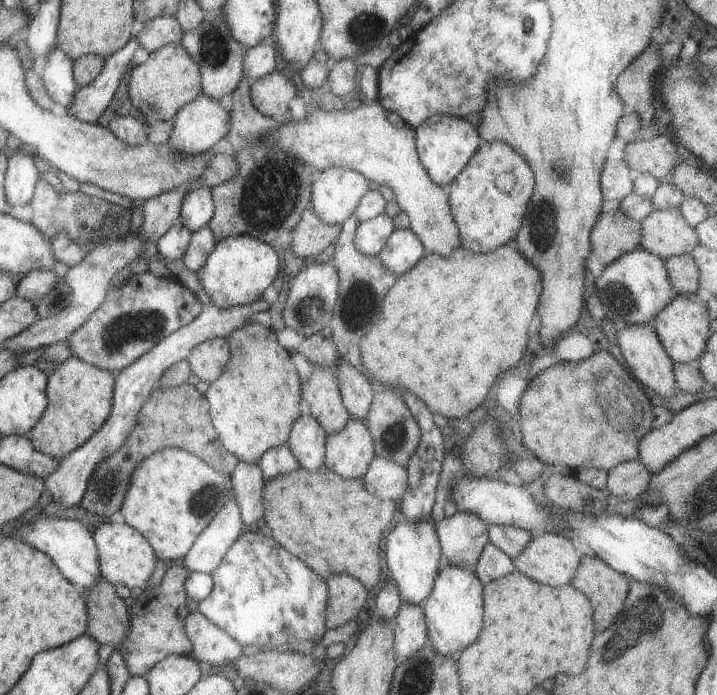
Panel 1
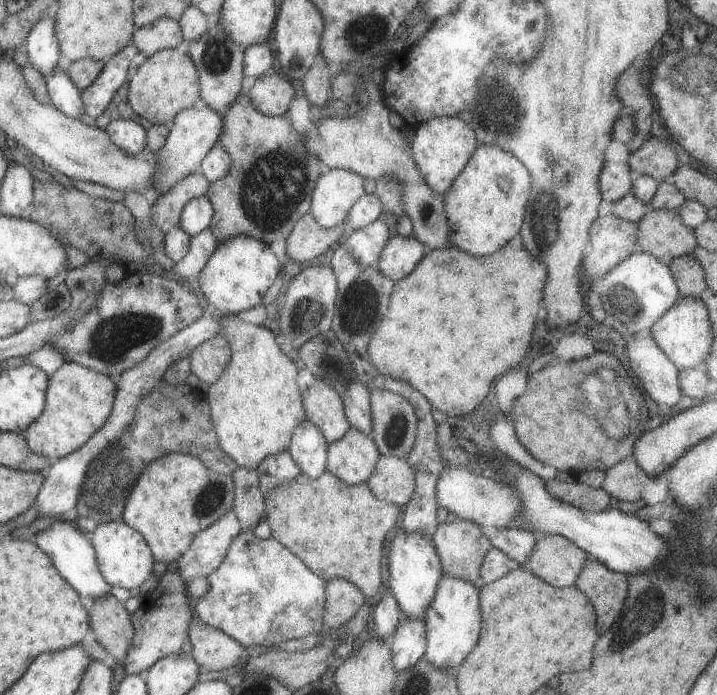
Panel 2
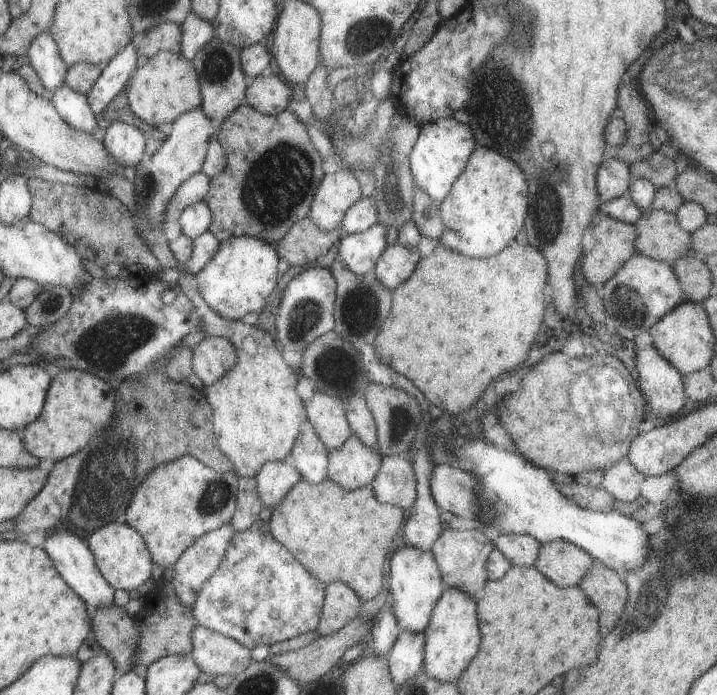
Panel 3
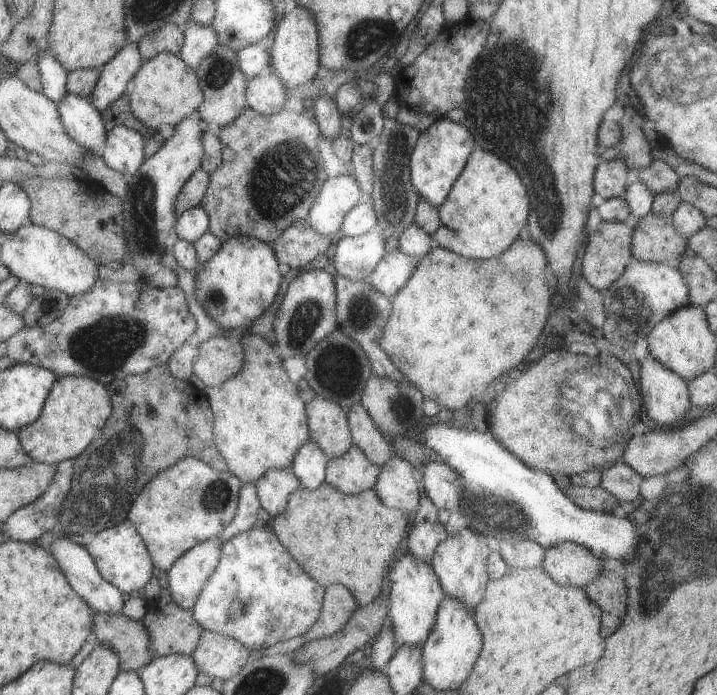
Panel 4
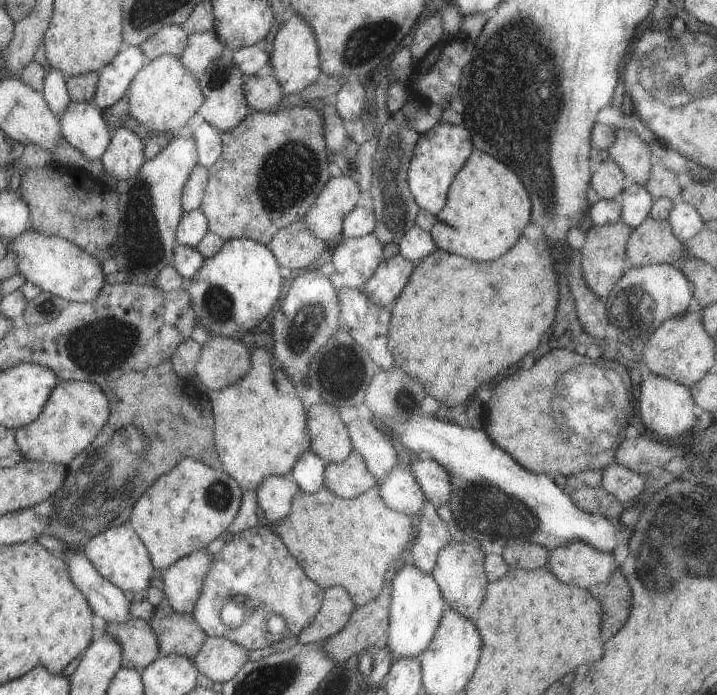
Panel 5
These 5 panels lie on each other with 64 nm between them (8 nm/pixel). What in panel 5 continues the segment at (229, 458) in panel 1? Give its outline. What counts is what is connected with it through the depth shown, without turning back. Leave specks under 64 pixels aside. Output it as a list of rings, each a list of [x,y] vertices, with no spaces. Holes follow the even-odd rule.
[[[165,360],[153,368],[141,372],[127,372],[113,382],[105,382],[101,392],[109,402],[109,418],[95,434],[91,444],[77,454],[67,466],[67,478],[63,486],[51,496],[53,514],[47,518],[45,532],[47,536],[57,538],[65,548],[77,550],[87,540],[105,532],[109,528],[117,528],[129,520],[133,504],[139,496],[165,472],[169,472],[179,460],[195,458],[205,466],[215,470],[221,468],[217,450],[215,450],[215,418],[211,410],[211,402],[205,394],[195,388],[195,382],[189,378],[181,378],[173,372],[171,360]]]

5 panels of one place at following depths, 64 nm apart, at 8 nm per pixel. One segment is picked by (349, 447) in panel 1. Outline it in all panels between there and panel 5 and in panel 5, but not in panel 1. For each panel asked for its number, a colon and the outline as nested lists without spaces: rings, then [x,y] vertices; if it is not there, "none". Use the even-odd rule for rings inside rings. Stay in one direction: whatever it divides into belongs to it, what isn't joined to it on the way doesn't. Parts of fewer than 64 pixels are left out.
2: [[[349,428],[339,442],[327,446],[327,472],[347,486],[359,486],[371,478],[379,458],[375,442]]]
3: [[[351,436],[341,450],[329,452],[327,478],[343,490],[351,492],[363,486],[371,486],[371,482],[377,478],[379,466],[381,456]]]
4: [[[351,446],[341,458],[331,458],[325,470],[325,482],[345,496],[371,490],[377,482],[379,470],[363,456],[357,446]]]
5: [[[351,452],[341,464],[329,464],[323,472],[323,488],[345,500],[357,498],[359,494],[371,490],[375,484],[377,482],[367,472],[357,452]]]

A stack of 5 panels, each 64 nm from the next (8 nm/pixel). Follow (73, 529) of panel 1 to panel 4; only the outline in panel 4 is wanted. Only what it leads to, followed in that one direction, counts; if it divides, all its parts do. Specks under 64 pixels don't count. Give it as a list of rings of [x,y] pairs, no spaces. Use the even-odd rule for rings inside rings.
[[[61,536],[61,540],[55,540],[51,546],[47,546],[47,550],[55,556],[55,562],[63,570],[69,586],[75,590],[75,594],[79,594],[79,598],[83,598],[83,602],[87,602],[87,606],[91,608],[93,614],[97,614],[97,616],[119,616],[121,614],[121,608],[123,608],[121,594],[123,592],[119,592],[113,584],[109,584],[107,580],[101,578],[99,570],[95,568],[93,558],[89,556],[89,552],[83,546],[77,546],[73,542],[69,542],[69,538]]]

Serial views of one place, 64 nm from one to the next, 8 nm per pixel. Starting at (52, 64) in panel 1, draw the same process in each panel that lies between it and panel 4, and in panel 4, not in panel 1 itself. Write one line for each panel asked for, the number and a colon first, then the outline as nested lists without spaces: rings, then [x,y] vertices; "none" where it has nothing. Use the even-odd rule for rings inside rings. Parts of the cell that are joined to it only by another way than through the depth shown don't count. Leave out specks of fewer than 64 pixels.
2: [[[59,66],[57,72],[51,74],[51,78],[45,78],[47,84],[47,92],[49,92],[49,104],[59,110],[63,116],[81,122],[81,124],[91,124],[85,118],[85,106],[81,100],[81,92],[73,86],[73,82],[69,82],[65,70]]]
3: [[[65,84],[55,90],[55,94],[49,98],[59,114],[59,118],[75,132],[79,134],[89,134],[93,136],[99,144],[103,144],[103,132],[99,132],[99,122],[95,110],[91,110],[87,96],[81,96]]]
4: [[[67,94],[55,112],[59,114],[61,126],[69,140],[73,140],[85,152],[101,156],[107,142],[107,128],[103,124],[101,112],[91,104],[91,98]]]

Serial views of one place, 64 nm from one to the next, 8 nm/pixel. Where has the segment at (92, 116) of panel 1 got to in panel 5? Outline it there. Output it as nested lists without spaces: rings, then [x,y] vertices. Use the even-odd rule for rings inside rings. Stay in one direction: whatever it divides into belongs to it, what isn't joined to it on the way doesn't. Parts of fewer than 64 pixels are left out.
[[[139,46],[121,48],[121,52],[107,66],[103,66],[103,70],[99,70],[99,80],[91,104],[99,110],[115,106],[121,98],[125,98],[131,80],[147,62],[149,60]]]

